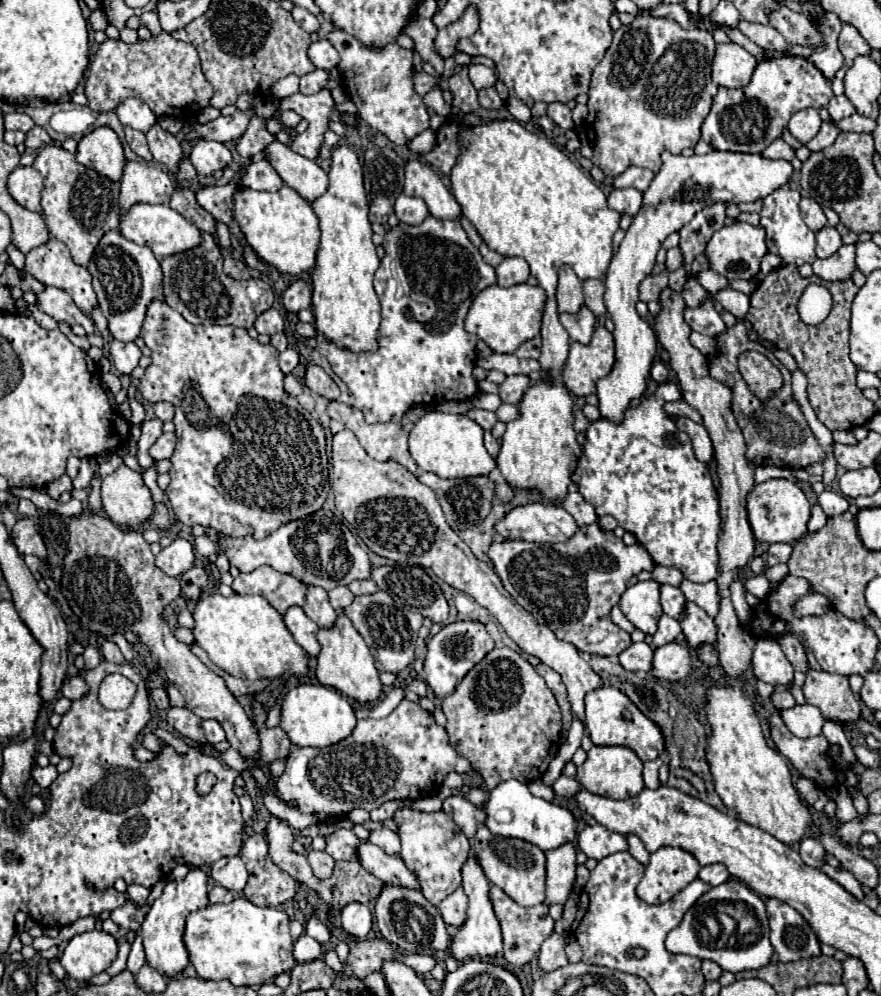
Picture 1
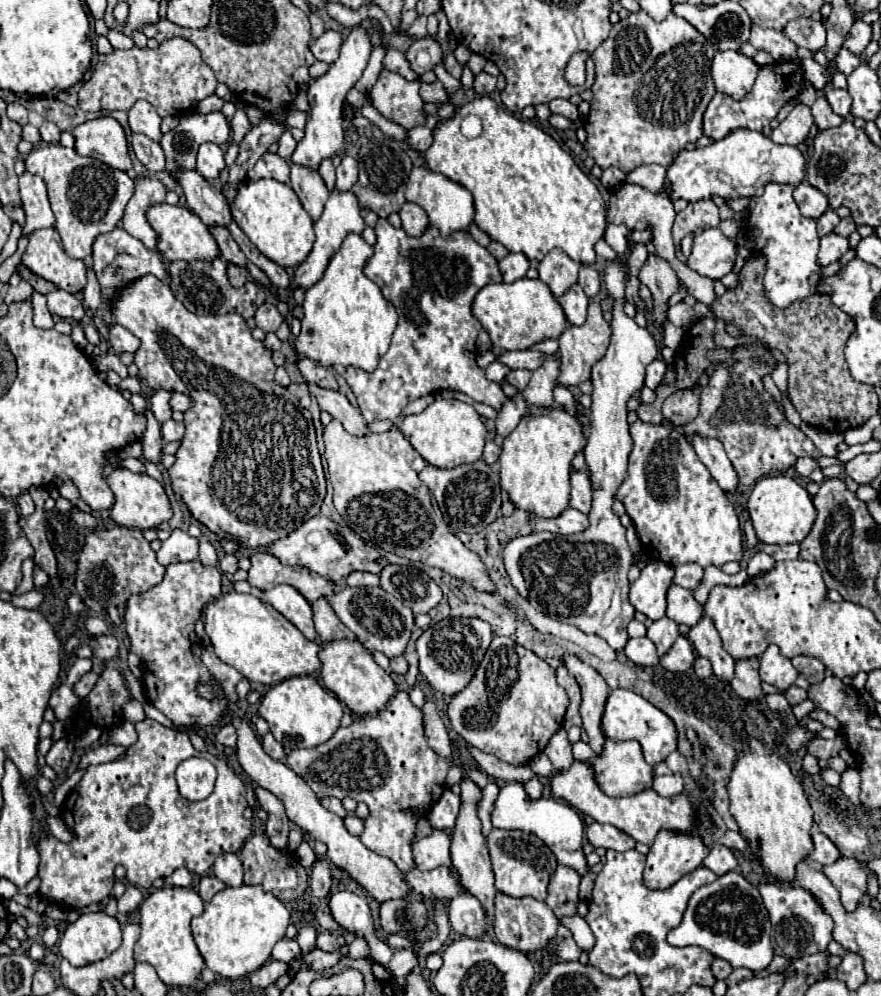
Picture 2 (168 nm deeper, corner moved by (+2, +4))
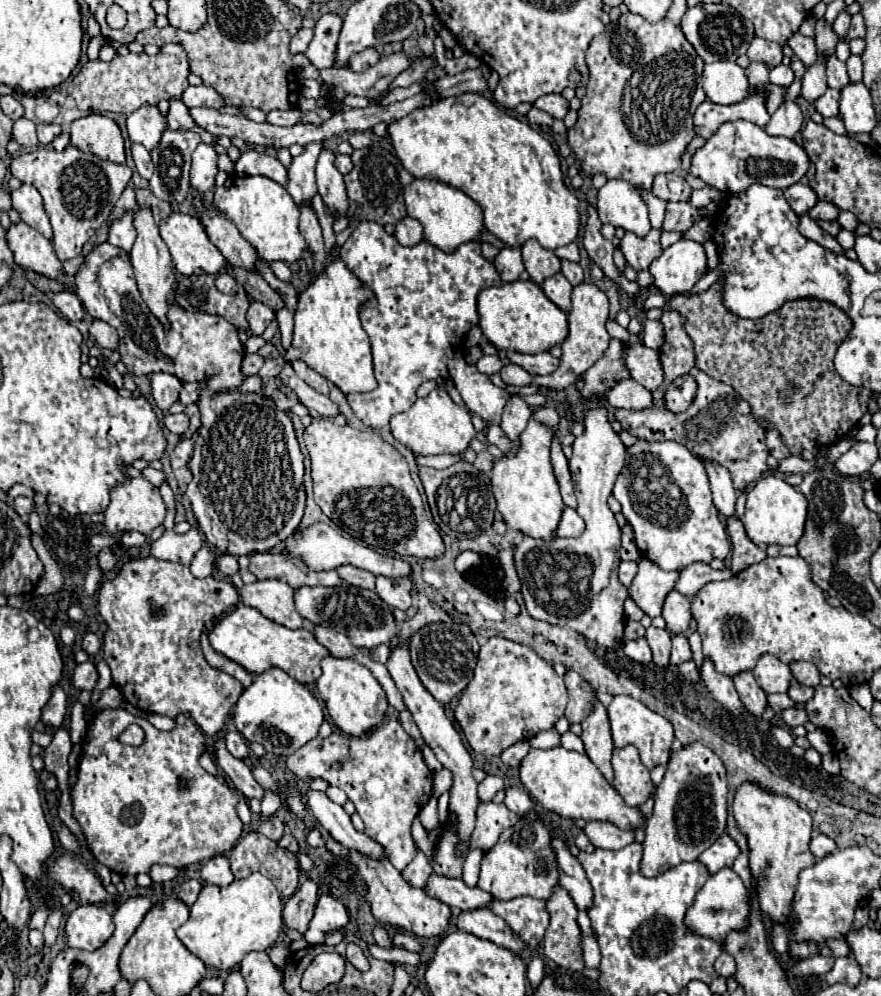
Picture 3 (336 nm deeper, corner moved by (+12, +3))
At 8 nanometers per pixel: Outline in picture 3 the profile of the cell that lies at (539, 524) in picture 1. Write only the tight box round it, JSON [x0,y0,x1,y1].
[556,507,584,537]

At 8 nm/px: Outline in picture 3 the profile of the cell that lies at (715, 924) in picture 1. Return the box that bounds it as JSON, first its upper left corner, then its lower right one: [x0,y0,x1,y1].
[686,869,750,947]

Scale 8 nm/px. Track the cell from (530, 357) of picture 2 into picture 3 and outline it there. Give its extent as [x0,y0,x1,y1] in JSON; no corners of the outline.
[508,351,558,377]

